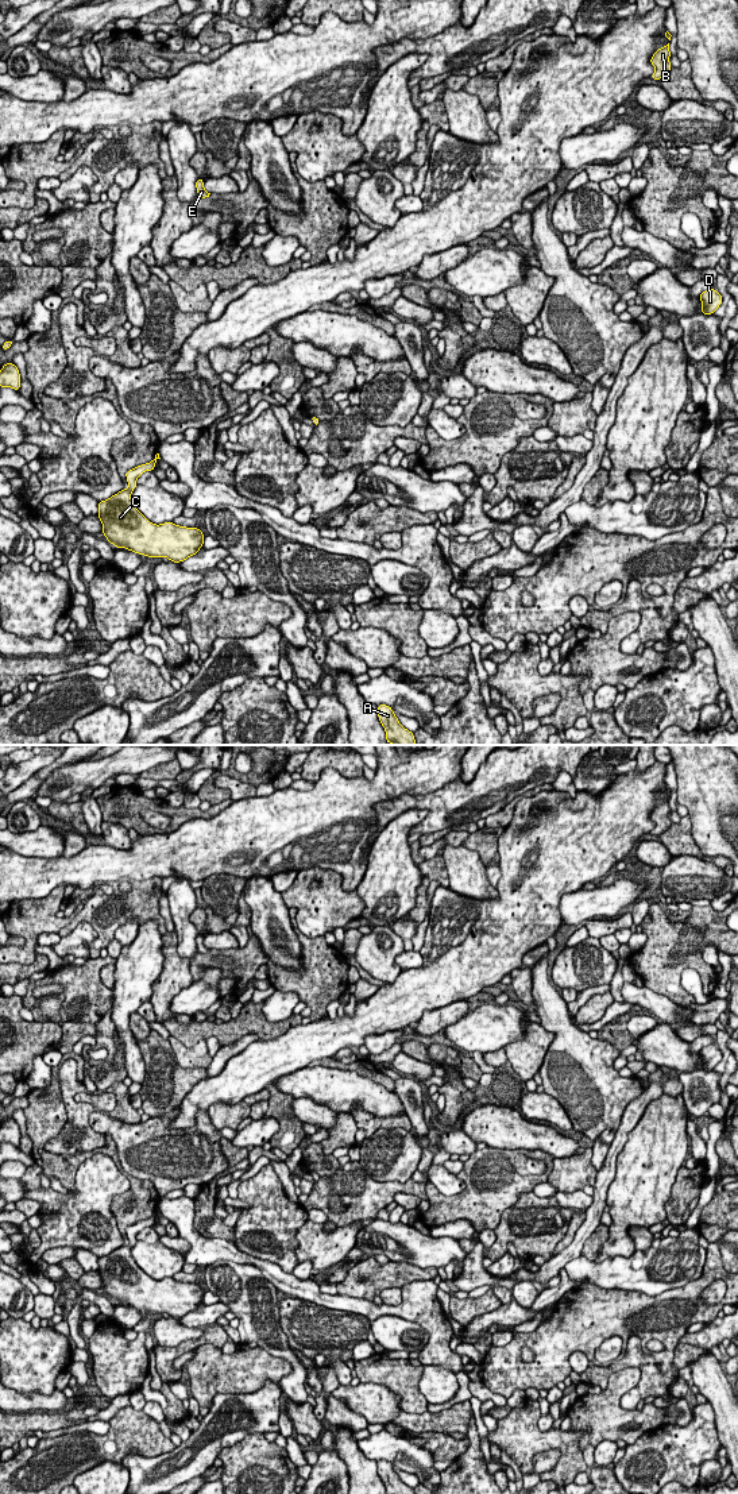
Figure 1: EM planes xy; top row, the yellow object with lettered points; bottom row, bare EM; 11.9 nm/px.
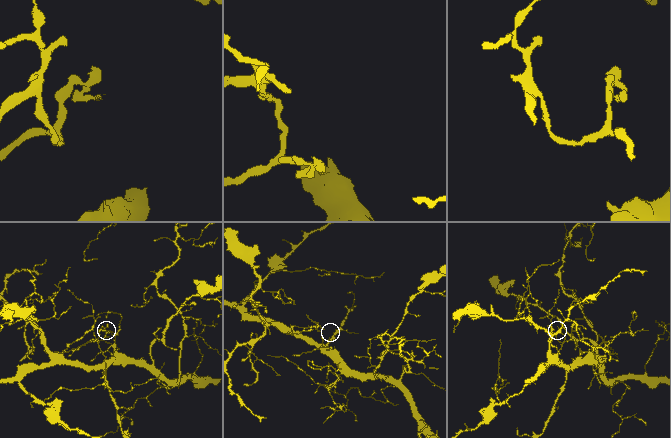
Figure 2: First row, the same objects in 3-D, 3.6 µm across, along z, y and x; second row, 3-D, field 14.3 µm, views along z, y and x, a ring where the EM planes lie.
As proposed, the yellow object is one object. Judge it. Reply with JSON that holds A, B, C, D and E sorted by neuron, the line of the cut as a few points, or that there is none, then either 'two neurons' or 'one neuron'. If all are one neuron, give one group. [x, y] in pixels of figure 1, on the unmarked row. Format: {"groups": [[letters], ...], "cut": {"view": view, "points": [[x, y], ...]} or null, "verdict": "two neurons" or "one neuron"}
{"groups": [["A", "B", "C", "D", "E"]], "cut": null, "verdict": "one neuron"}

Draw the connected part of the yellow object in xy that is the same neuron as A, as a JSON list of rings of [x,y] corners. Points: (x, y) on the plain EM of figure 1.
[[[379,1460],[378,1474],[385,1483],[386,1494],[414,1494],[414,1489],[409,1487],[399,1479],[390,1462]]]

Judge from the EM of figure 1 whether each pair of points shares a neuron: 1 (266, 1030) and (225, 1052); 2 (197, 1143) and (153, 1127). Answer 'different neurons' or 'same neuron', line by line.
1: different neurons
2: same neuron

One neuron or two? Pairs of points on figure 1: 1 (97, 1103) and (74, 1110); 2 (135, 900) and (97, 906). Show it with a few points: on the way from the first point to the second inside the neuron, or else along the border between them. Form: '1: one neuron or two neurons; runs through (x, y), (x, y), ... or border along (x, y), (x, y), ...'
1: two neurons; border along (80, 1100), (88, 1101), (96, 1108)
2: one neuron; runs through (126, 906), (107, 906)

